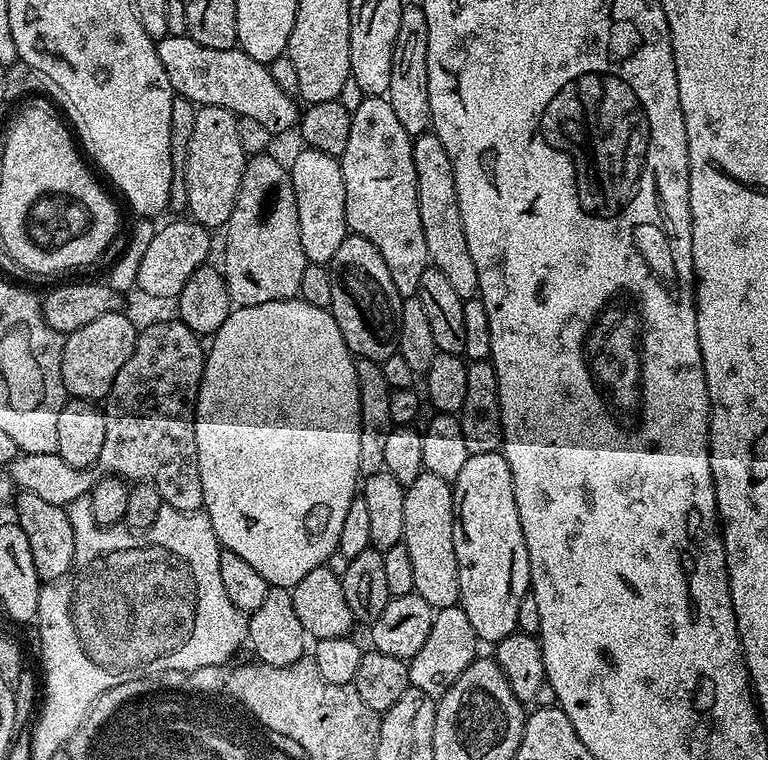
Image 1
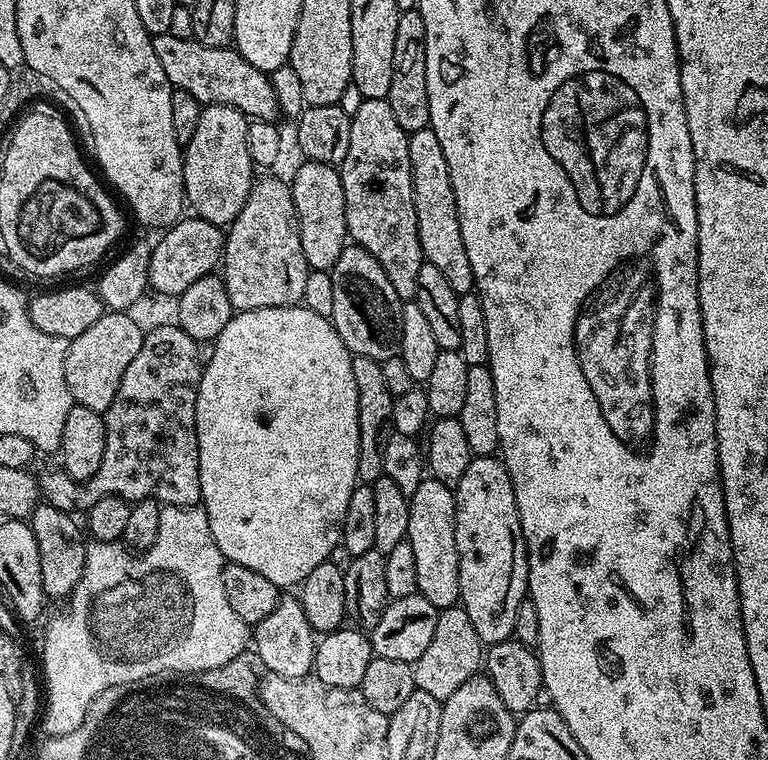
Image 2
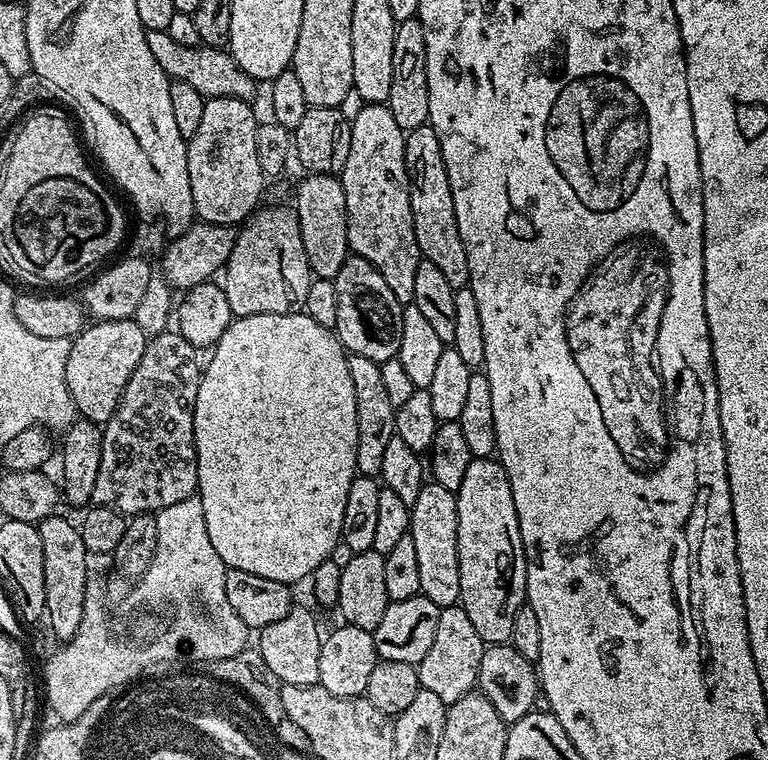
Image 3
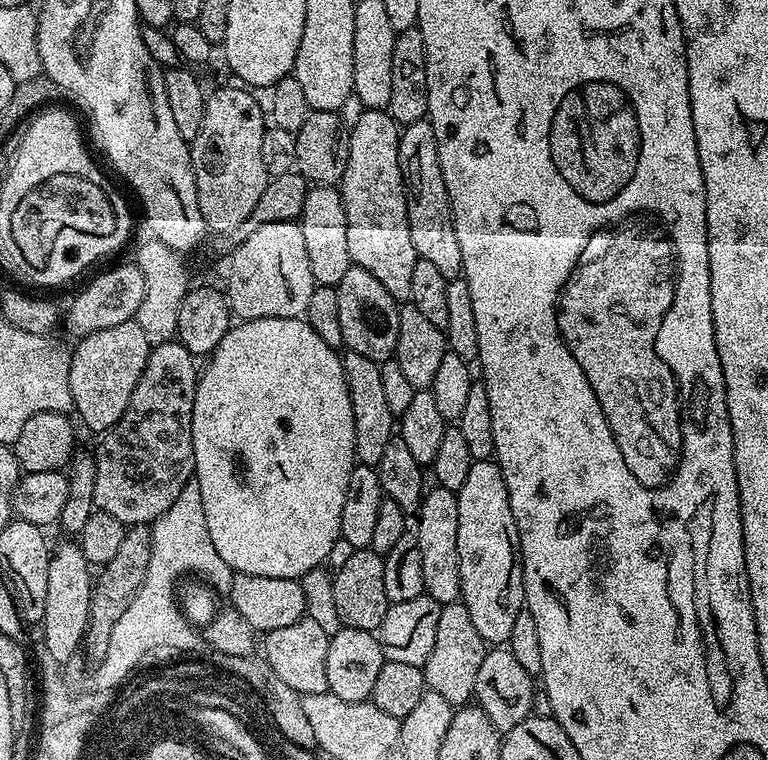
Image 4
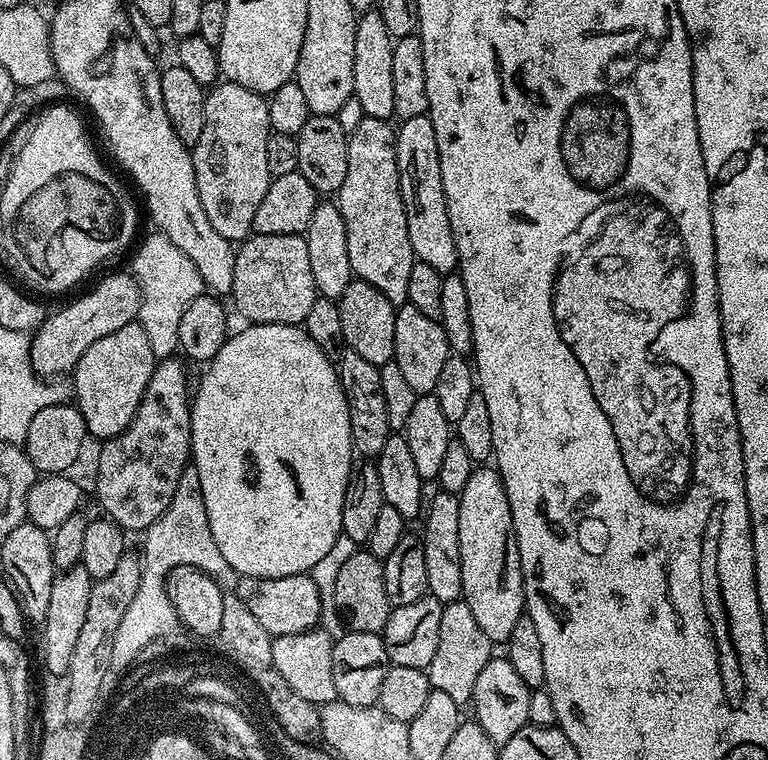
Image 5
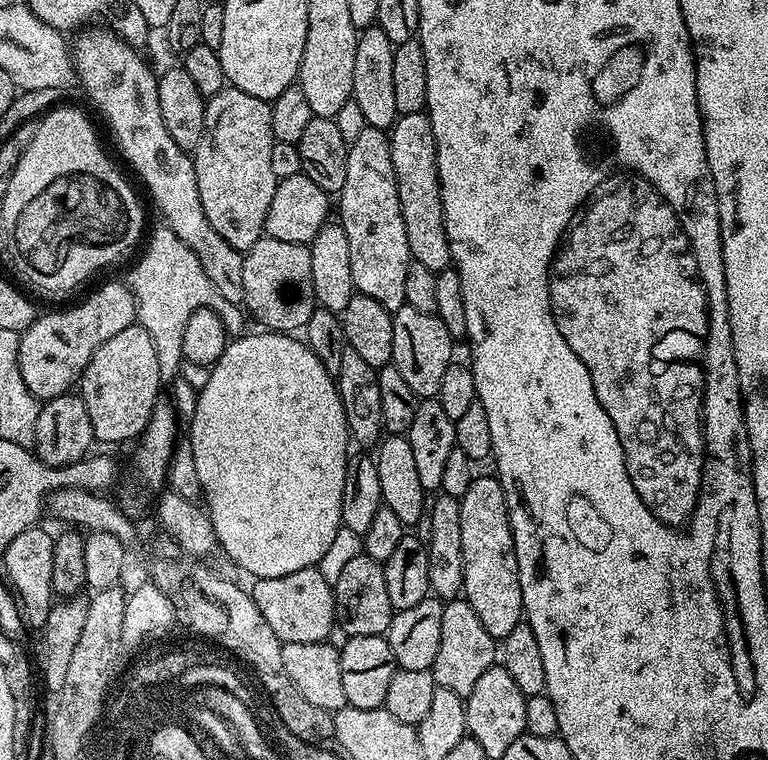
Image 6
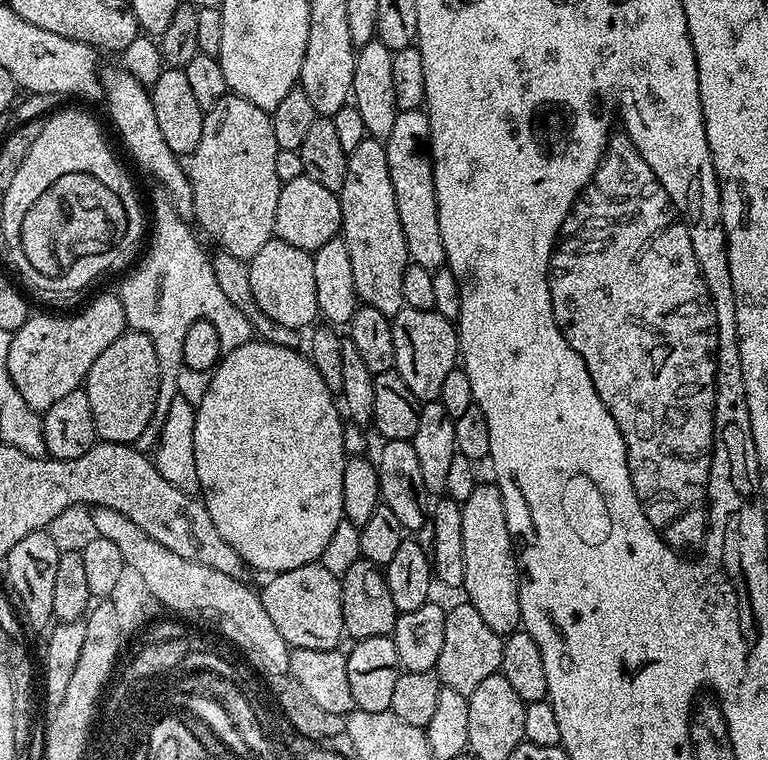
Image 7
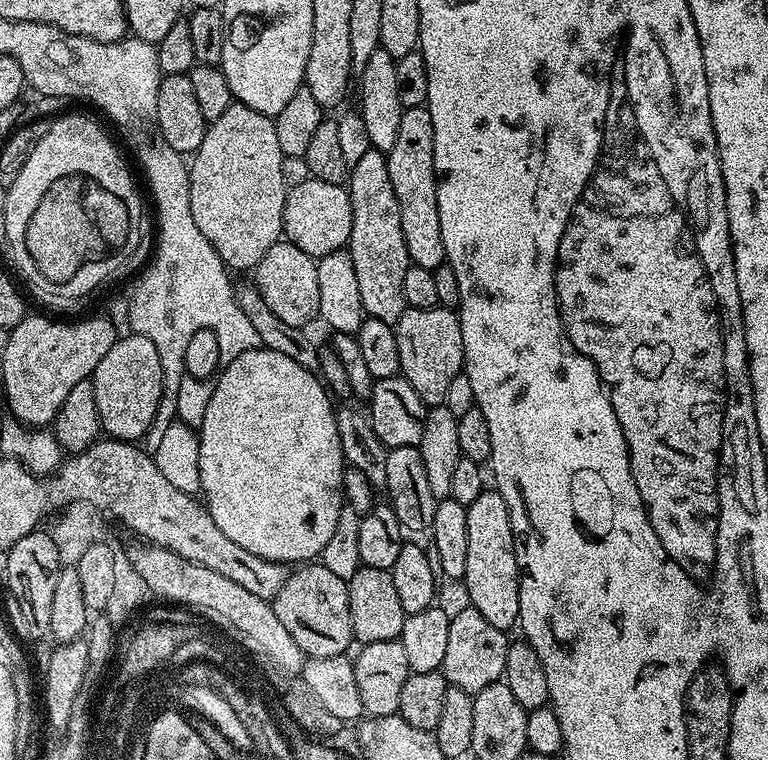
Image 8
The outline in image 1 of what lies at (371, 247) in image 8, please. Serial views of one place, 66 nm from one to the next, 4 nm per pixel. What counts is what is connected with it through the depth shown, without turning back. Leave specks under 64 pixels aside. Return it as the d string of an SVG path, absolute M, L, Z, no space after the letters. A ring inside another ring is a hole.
M369 96L352 113L350 138L344 155L339 157L340 173L344 176L344 219L357 236L365 236L380 251L392 272L392 281L402 298L412 298L420 291L420 279L429 267L428 247L422 230L420 203L416 197L416 167L412 157L413 137L398 122L398 114L384 96Z

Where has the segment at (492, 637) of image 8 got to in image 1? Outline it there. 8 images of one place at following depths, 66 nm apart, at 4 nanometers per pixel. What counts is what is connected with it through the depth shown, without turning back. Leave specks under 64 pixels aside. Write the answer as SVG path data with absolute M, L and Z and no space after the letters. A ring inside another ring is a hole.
M459 606L439 609L432 618L430 638L426 638L422 650L418 650L418 654L407 661L409 685L434 698L444 696L446 690L450 690L450 686L458 682L462 670L466 670L466 666L477 659L476 647L476 631L474 626L470 626L470 618L466 618L464 611Z

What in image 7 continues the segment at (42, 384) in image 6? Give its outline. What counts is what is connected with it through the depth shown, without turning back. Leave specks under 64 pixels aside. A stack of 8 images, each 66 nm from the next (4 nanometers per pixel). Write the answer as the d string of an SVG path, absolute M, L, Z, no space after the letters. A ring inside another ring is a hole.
M119 295L96 296L81 312L73 316L29 315L28 321L12 333L8 369L10 378L22 394L26 406L43 414L66 394L81 387L90 374L90 366L98 359L98 354L114 342L128 328L124 307Z

